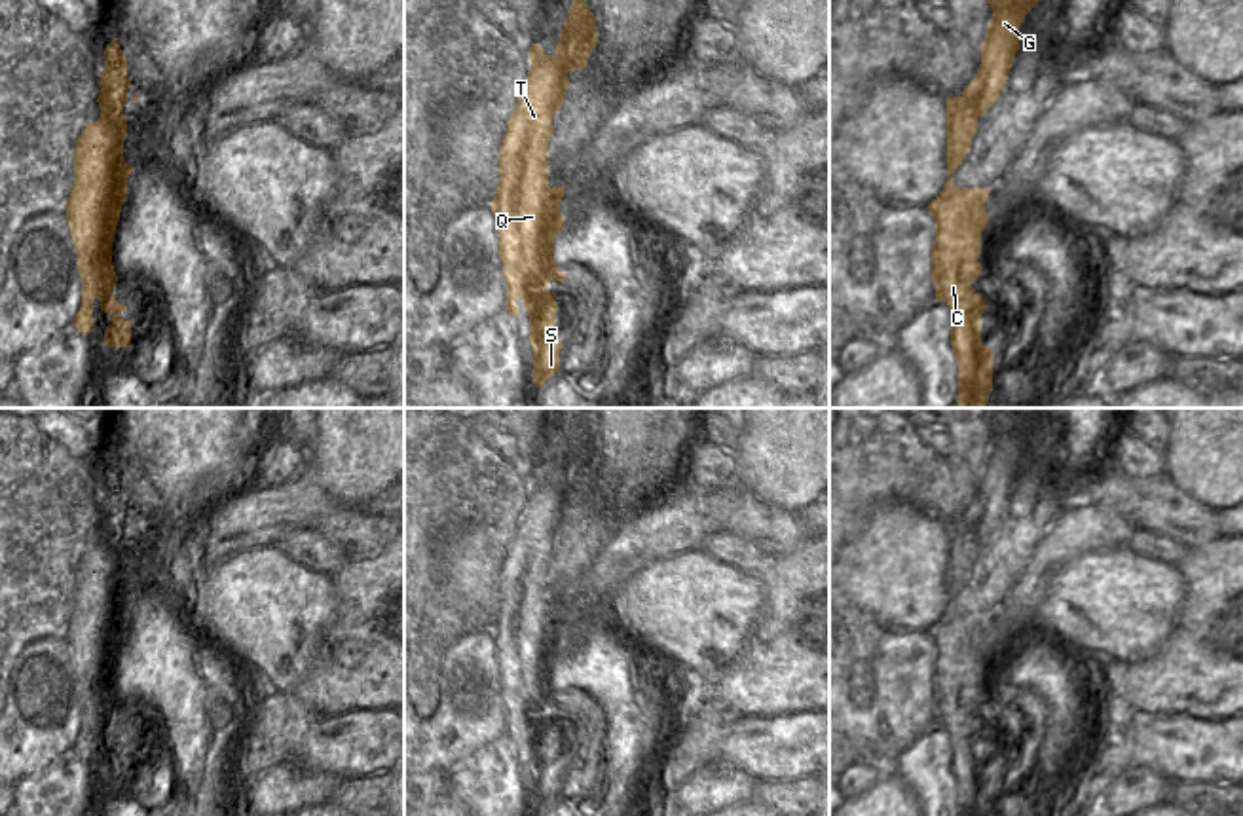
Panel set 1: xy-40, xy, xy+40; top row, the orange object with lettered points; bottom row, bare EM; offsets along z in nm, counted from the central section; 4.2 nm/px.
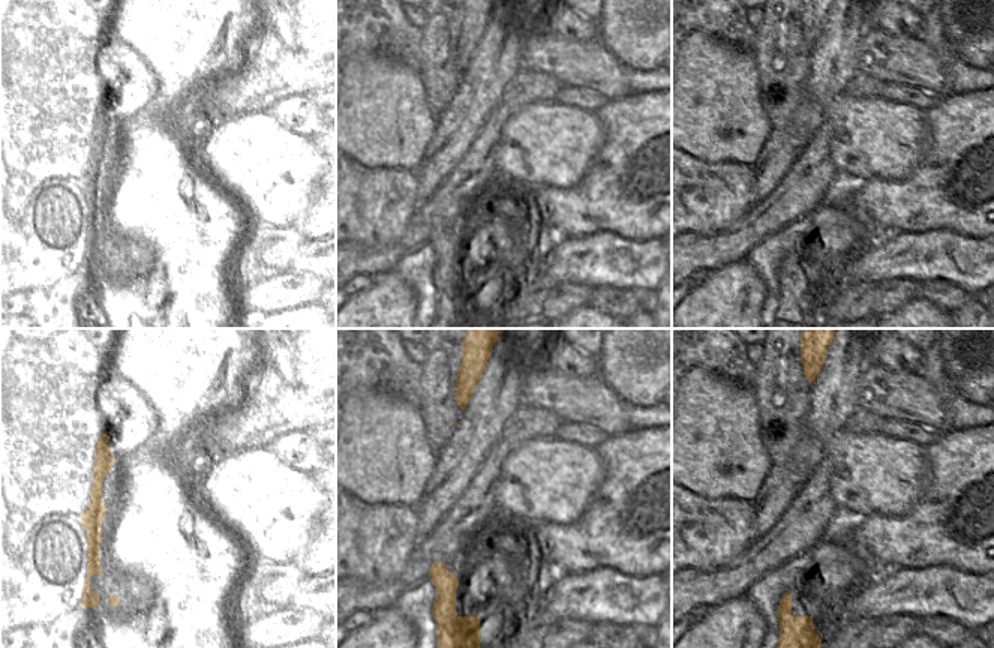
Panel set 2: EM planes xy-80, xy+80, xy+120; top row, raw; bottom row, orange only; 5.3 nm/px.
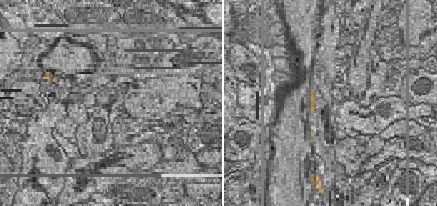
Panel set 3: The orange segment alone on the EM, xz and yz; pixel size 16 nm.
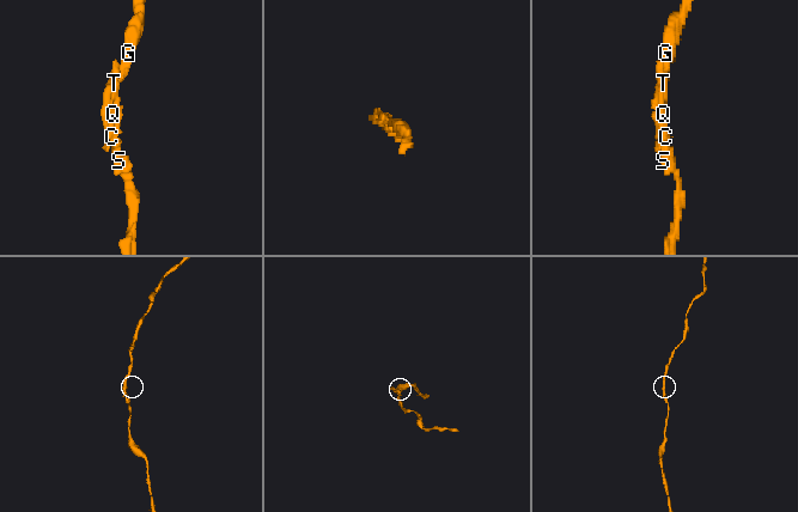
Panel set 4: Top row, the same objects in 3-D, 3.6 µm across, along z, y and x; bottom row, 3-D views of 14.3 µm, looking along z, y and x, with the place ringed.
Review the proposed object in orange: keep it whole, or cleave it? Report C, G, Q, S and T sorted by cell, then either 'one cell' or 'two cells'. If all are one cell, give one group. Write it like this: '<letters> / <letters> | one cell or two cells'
C G Q S T | one cell

